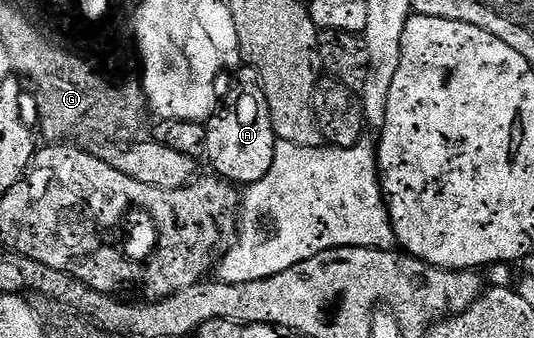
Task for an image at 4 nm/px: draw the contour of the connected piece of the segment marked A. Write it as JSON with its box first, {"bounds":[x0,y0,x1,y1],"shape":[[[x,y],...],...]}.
{"bounds":[204,75,278,187],"shape":[[[248,75],[242,81],[237,81],[229,89],[229,94],[224,94],[223,100],[218,104],[217,110],[209,118],[205,125],[207,131],[207,151],[204,160],[209,161],[209,165],[216,176],[232,183],[237,187],[248,187],[267,175],[271,171],[271,163],[275,159],[275,147],[278,139],[275,131],[271,127],[271,115],[267,107],[265,92],[262,91],[256,76]]]}

